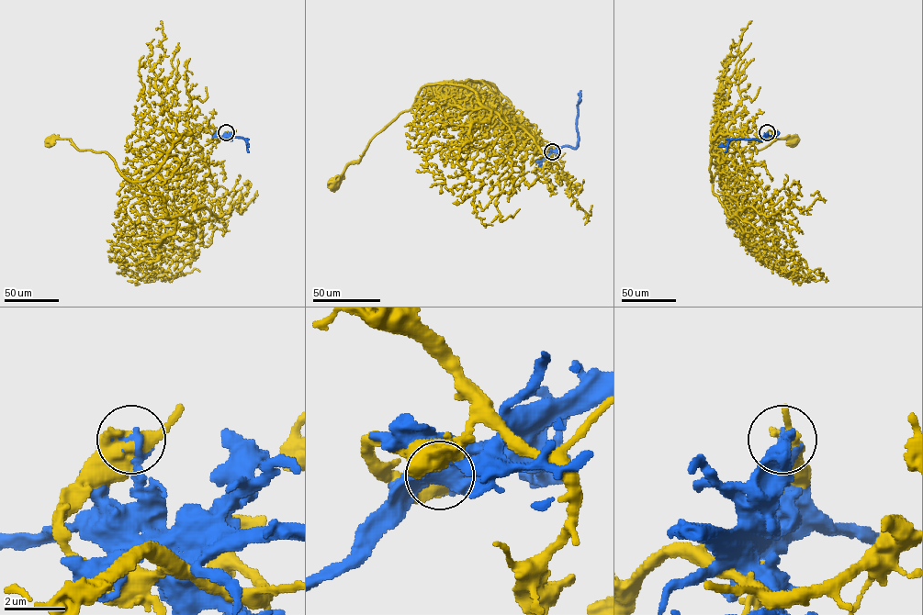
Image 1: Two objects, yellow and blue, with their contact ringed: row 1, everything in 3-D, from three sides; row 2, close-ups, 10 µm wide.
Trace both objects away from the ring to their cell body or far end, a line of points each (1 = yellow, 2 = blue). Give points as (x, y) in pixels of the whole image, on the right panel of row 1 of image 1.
1: (767, 132), (753, 140), (748, 128), (736, 138), (719, 133), (712, 181), (736, 151), (775, 139), (793, 143)
2: (767, 132), (762, 139), (731, 139), (725, 146), (718, 146)

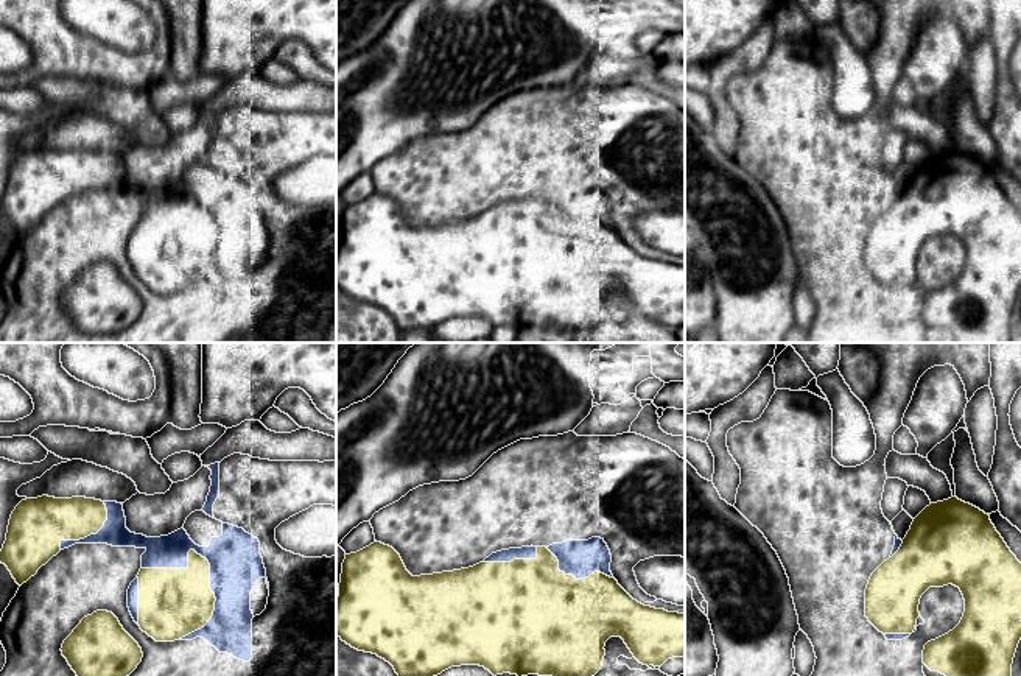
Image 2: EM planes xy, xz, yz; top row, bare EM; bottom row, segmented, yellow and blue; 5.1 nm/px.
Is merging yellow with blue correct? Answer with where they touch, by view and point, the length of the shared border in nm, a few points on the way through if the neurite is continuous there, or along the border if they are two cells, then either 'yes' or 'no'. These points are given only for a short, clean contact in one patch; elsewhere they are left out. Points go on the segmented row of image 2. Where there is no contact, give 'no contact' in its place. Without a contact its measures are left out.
xy (215, 598) | 480 nm | no

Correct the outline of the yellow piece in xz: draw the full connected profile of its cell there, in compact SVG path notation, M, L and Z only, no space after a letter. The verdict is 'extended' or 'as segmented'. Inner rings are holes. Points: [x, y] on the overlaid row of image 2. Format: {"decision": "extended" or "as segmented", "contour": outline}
{"decision": "as segmented", "contour": "M375 540L346 555L336 636L358 651L384 659L398 676L437 676L461 665L479 665L493 676L595 676L610 637L621 637L647 667L683 657L685 614L644 606L601 572L585 579L565 575L546 547L537 547L535 559L479 562L412 576L392 547Z"}

